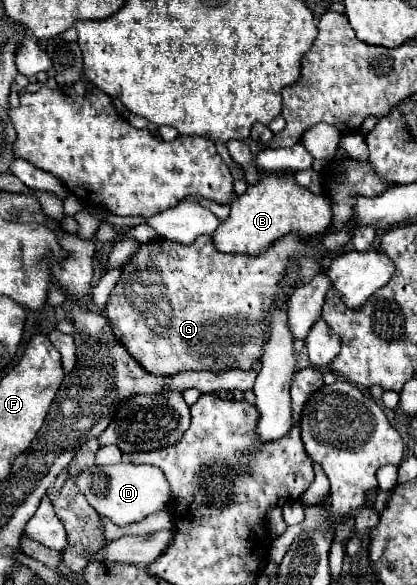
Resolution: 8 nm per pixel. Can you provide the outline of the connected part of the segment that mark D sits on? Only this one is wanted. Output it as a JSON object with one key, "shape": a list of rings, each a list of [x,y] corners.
{"shape":[[[114,464],[114,466],[90,466],[76,478],[78,488],[86,496],[88,504],[100,514],[110,518],[116,526],[128,526],[144,520],[148,514],[168,508],[172,502],[172,490],[164,472],[152,464]]]}

